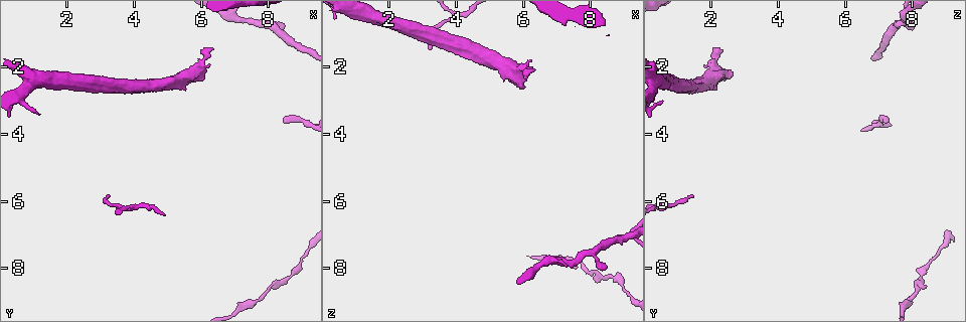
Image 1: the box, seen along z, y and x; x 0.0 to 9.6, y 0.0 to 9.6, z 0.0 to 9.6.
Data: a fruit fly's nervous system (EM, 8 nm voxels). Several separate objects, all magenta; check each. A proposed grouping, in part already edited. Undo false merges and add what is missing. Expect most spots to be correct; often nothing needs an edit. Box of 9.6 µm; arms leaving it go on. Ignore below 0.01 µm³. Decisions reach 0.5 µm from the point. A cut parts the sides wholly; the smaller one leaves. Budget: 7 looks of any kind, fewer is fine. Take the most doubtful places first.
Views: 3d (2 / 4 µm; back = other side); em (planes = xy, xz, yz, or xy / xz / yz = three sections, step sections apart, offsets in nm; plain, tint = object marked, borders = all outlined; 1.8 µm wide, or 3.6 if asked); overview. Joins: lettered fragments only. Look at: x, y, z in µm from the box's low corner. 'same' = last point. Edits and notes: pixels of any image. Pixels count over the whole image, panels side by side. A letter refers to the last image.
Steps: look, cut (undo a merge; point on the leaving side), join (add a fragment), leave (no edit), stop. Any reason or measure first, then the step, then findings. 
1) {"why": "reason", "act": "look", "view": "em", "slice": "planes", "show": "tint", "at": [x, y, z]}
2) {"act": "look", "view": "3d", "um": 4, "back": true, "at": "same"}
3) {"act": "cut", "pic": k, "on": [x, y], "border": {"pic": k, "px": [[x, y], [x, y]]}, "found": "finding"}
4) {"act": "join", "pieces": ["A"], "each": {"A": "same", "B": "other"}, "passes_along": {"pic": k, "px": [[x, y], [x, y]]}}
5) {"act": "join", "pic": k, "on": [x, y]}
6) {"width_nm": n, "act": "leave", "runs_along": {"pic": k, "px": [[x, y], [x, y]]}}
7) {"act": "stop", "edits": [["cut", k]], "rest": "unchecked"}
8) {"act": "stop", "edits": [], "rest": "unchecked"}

{"why": "branch stops here", "act": "look", "view": "3d", "um": 4, "at": [5.95, 2.25, 2.70]}

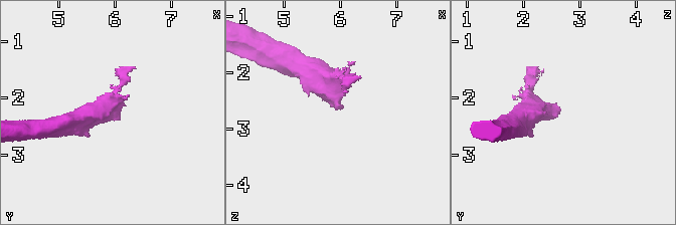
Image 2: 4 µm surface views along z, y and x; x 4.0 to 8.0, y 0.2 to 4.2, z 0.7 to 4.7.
{"why": "now the EM", "act": "look", "view": "em", "slice": "planes", "show": "borders", "at": [5.95, 2.15, 2.70]}

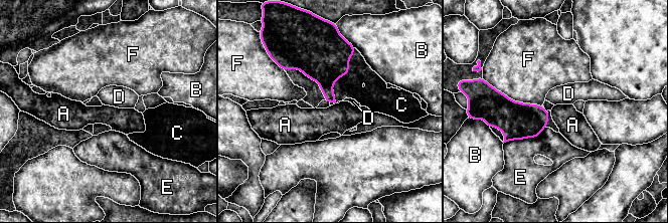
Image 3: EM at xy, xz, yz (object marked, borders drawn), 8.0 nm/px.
{"longest_contact_nm": ["C", 460], "act": "join", "pieces": ["C"], "each": {"A": "other", "B": "other", "C": "same", "D": "other", "E": "other", "F": "other"}, "found": "the cell continues"}

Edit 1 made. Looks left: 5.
{"act": "look", "view": "overview"}

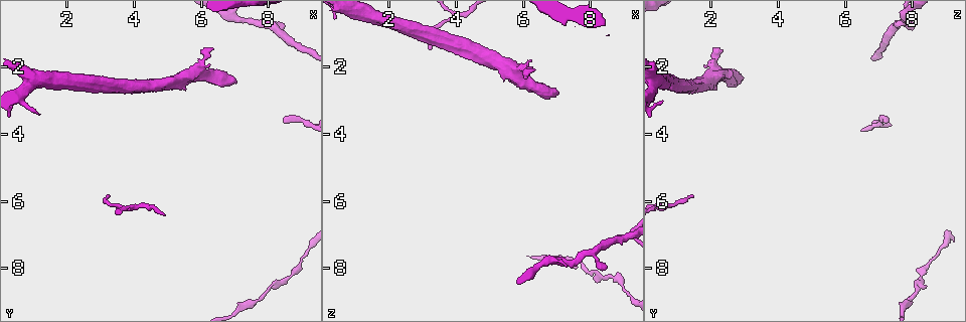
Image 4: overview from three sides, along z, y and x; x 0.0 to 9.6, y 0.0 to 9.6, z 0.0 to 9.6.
{"why": "thin end", "act": "look", "view": "em", "um": 3.6, "slice": "xy", "step": 16, "show": "tint", "at": [8.45, 3.50, 7.15]}

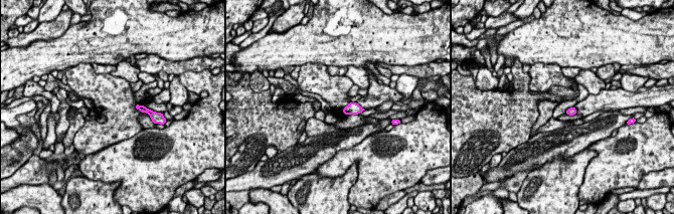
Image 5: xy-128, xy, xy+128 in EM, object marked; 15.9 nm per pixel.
{"act": "look", "view": "em", "um": 3.6, "slice": "planes", "show": "borders", "at": "same"}

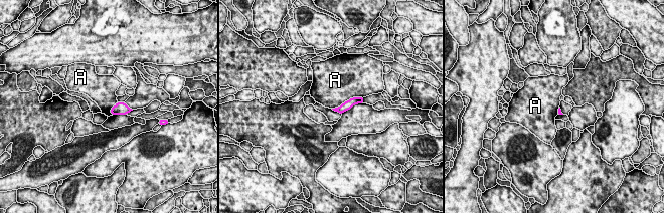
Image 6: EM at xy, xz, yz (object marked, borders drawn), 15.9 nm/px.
{"act": "leave", "each": {"A": "other"}, "border": {"pic": 6, "px": [[362, 96], [350, 97], [332, 109]]}, "found": "no lettered fragment goes on from it"}

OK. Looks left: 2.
{"why": "thin end", "act": "look", "view": "3d", "um": 4, "at": [8.40, 0.80, 8.10]}

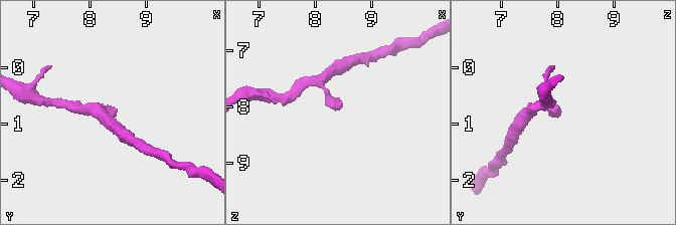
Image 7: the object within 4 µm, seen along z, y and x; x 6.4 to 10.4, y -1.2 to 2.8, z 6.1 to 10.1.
{"act": "look", "view": "em", "slice": "planes", "show": "borders", "at": [8.45, 0.80, 8.05]}

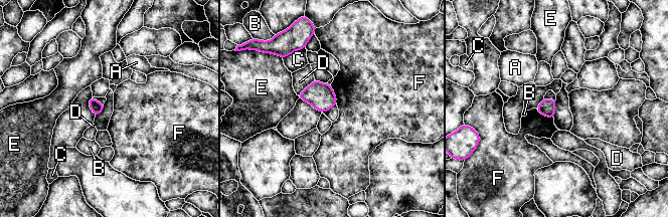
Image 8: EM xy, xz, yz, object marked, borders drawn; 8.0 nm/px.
{"act": "leave", "each": {"A": "other", "B": "other", "C": "other", "D": "other", "E": "other", "F": "other"}, "border": {"pic": 8, "px": [[535, 109], [539, 113], [553, 119]]}, "found": "none of them fits"}

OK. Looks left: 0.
{"act": "stop", "edits": [["join", 3]], "rest": "unchecked"}

